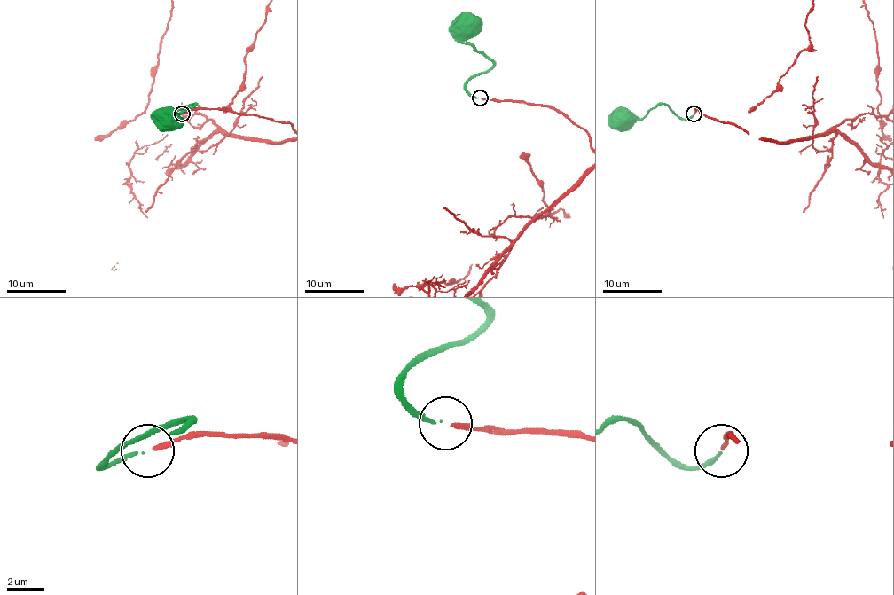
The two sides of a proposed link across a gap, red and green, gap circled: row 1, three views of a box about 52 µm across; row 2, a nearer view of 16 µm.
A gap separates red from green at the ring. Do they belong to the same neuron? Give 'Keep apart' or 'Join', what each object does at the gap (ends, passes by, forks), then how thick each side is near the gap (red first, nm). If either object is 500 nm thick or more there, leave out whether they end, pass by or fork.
Join. At the ring red ends. At the ring green ends. Thickness 240 nm (red) against 140 nm

